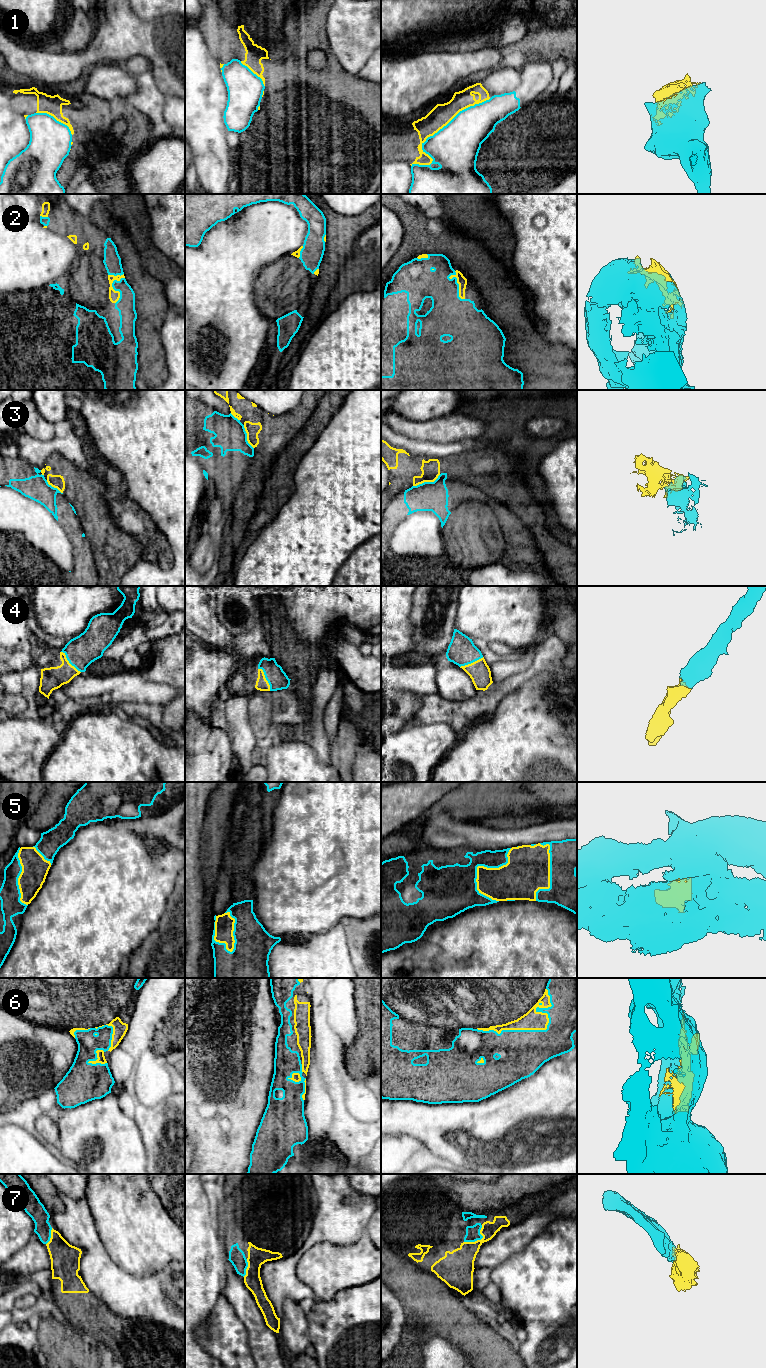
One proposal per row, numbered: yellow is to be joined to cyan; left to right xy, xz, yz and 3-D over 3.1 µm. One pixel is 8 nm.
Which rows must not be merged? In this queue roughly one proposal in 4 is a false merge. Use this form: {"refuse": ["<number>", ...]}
{"refuse": ["1", "3"]}

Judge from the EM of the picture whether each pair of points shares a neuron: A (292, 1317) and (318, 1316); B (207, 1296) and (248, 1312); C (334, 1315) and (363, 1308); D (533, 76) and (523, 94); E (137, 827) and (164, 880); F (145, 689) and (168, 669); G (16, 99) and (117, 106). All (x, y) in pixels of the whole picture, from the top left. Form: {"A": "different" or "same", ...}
{"A": "different", "B": "different", "C": "same", "D": "same", "E": "different", "F": "different", "G": "same"}

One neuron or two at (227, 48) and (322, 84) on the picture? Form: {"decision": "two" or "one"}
{"decision": "one"}

